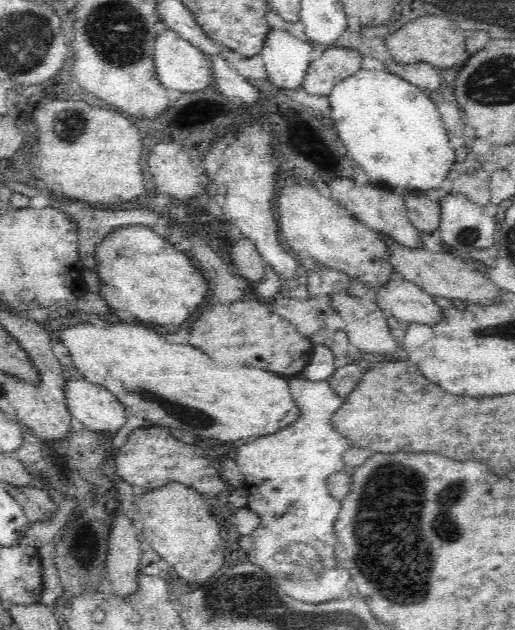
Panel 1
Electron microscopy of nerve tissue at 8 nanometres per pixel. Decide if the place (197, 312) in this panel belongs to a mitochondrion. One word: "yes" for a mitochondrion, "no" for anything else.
no

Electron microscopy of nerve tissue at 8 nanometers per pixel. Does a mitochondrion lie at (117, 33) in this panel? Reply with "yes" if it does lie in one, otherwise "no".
yes

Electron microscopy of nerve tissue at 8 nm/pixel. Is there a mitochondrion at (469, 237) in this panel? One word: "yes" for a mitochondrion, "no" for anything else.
yes

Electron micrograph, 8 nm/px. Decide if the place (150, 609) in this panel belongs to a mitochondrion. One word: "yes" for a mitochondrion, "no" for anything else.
no

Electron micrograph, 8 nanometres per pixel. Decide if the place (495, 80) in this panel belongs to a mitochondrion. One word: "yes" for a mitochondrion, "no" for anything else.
yes

